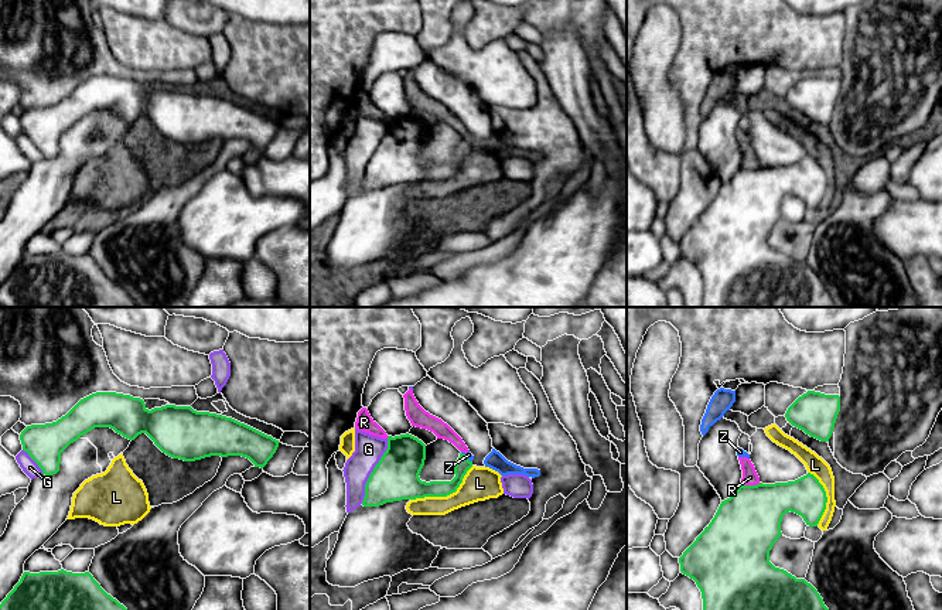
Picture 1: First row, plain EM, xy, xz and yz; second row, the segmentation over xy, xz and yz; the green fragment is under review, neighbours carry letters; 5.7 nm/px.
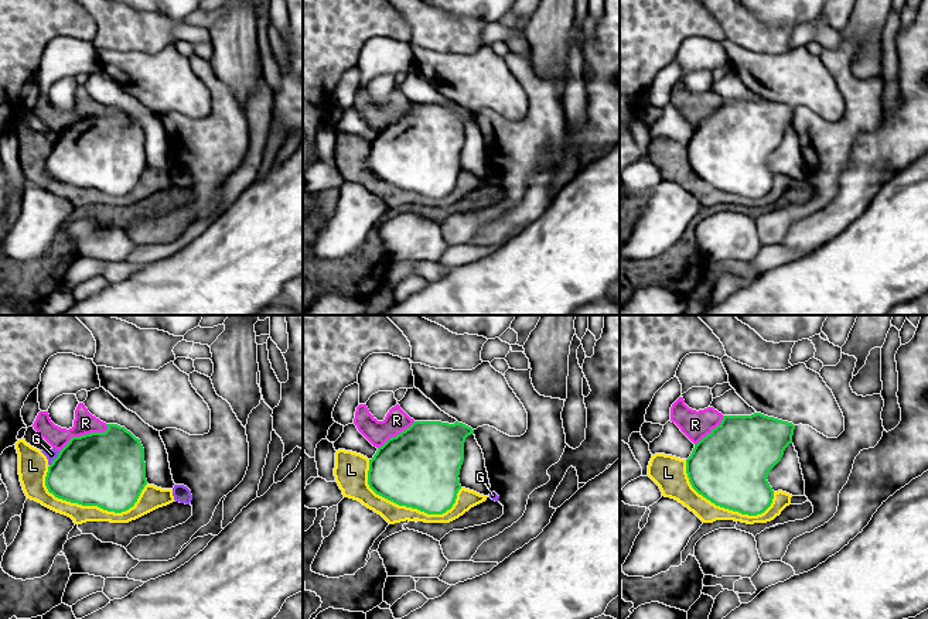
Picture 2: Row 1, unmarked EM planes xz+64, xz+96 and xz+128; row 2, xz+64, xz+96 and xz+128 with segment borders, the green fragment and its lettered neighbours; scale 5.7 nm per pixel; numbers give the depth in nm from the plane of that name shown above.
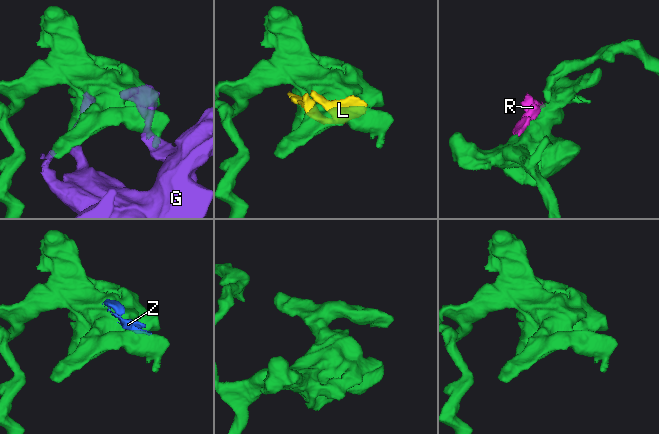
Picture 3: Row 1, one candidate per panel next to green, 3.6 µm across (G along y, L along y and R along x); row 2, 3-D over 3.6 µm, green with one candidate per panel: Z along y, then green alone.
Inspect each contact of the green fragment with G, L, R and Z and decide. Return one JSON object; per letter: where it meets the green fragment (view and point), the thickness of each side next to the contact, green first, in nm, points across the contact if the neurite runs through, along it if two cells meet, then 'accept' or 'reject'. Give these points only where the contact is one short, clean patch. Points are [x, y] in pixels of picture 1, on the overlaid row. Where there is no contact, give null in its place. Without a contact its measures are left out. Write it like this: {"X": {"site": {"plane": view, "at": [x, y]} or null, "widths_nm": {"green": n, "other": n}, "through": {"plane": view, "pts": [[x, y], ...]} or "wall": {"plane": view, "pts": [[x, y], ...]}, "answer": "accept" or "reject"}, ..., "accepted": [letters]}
{"G": {"site": {"plane": "xz", "at": [372, 472]}, "widths_nm": {"green": 260, "other": 160}, "answer": "reject"}, "L": {"site": {"plane": "xz", "at": [444, 496]}, "widths_nm": {"green": 190, "other": 190}, "answer": "reject"}, "R": {"site": {"plane": "yz", "at": [750, 486]}, "widths_nm": {"green": 380, "other": 90}, "answer": "reject"}, "Z": {"site": {"plane": "xz", "at": [466, 457]}, "widths_nm": {"green": 100, "other": 40}, "wall": {"plane": "xz", "pts": [[461, 452], [471, 462]]}, "answer": "reject"}, "accepted": []}

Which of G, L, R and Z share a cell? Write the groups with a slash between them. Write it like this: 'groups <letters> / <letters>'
groups G / L / R Z

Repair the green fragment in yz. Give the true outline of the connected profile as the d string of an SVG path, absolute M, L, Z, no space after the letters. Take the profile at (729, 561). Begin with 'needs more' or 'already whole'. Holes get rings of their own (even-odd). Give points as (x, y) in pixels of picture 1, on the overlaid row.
already whole; M810 473L788 483L740 485L730 498L721 501L711 522L679 558L680 572L693 579L702 592L703 610L829 610L810 583L769 562L769 551L782 535L784 515L791 511L801 515L806 525L818 526L826 502L823 485Z

